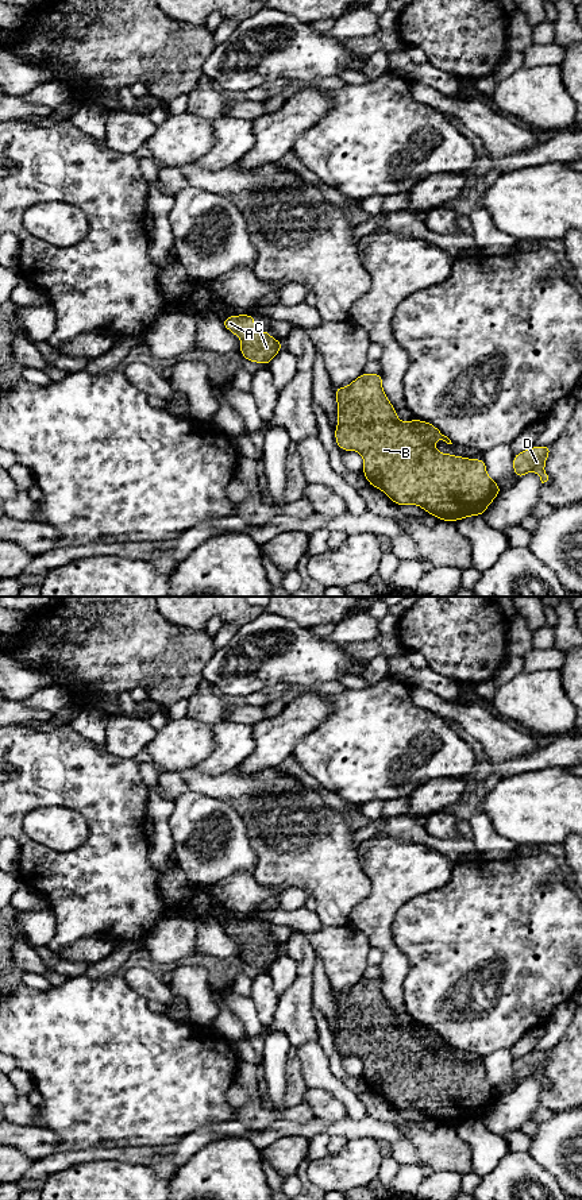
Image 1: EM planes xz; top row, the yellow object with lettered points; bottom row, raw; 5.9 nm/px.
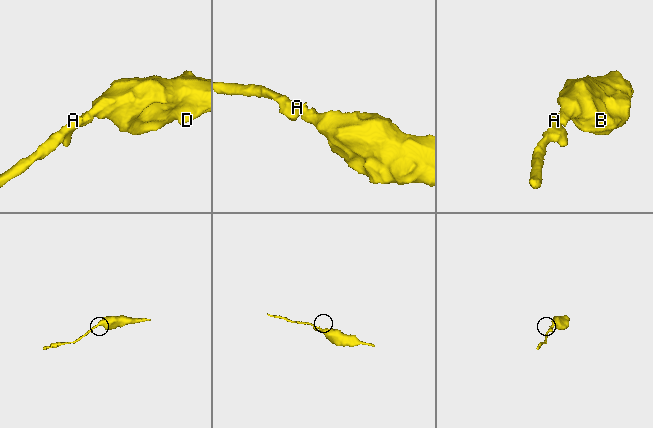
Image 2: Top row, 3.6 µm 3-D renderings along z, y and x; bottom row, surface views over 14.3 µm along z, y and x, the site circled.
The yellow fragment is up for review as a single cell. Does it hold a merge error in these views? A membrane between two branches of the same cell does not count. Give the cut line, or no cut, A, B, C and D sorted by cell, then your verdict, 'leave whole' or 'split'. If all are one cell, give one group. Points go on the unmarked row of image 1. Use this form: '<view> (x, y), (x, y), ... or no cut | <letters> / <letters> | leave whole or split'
no cut | A B C D | leave whole

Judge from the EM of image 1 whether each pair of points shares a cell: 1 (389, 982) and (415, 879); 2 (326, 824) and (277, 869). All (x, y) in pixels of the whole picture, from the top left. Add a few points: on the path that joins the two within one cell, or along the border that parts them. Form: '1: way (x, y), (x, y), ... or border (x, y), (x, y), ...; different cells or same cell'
1: way (389, 956), (384, 910), (389, 905); same cell
2: way (313, 836), (289, 857); same cell

